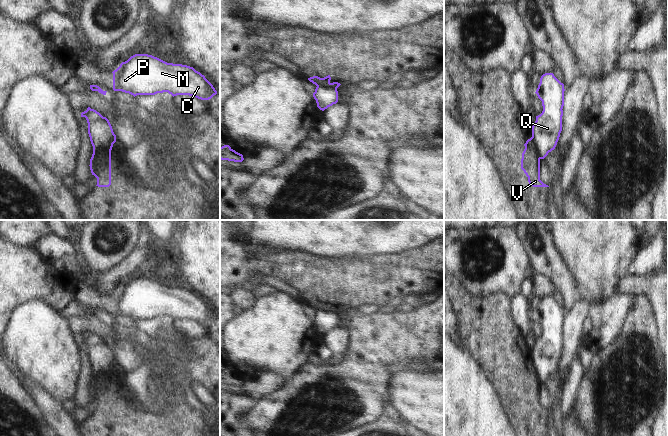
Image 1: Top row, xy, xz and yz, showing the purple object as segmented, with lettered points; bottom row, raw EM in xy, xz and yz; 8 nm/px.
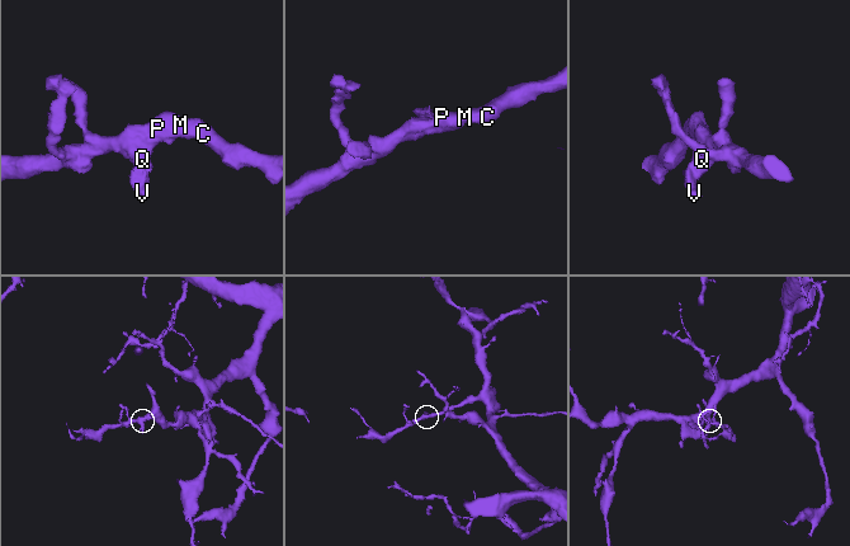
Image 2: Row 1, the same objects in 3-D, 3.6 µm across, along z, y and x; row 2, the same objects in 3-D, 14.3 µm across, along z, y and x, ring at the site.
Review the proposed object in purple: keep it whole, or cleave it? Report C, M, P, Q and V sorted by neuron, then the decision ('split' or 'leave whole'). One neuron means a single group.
groups C M P Q / V; split

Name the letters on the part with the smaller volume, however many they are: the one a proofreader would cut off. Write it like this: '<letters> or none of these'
V

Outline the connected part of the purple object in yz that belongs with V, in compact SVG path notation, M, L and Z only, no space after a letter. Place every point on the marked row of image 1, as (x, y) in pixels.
M533 138L528 139L524 146L521 169L528 177L529 184L533 187L549 187L540 180L540 159Z

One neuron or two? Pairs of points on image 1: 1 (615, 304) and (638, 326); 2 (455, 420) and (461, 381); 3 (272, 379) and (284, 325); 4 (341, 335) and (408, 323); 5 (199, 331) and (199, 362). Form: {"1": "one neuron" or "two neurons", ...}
{"1": "two neurons", "2": "one neuron", "3": "two neurons", "4": "two neurons", "5": "two neurons"}

